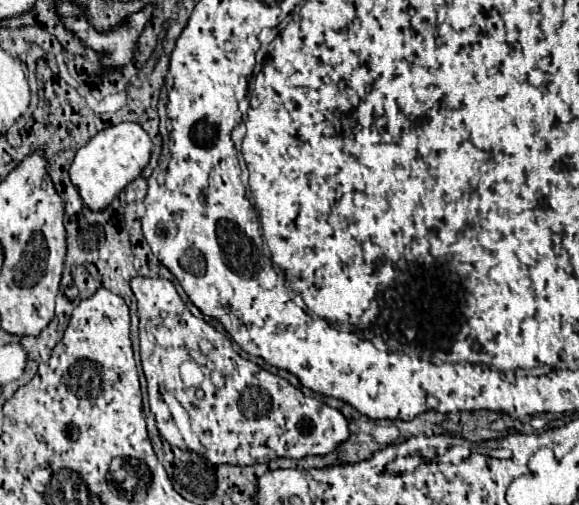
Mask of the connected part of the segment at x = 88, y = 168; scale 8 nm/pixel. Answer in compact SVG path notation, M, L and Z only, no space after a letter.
M118 123L96 133L74 157L68 169L70 181L78 189L84 205L92 211L104 211L116 199L116 195L132 183L148 165L152 153L150 135L138 123Z

